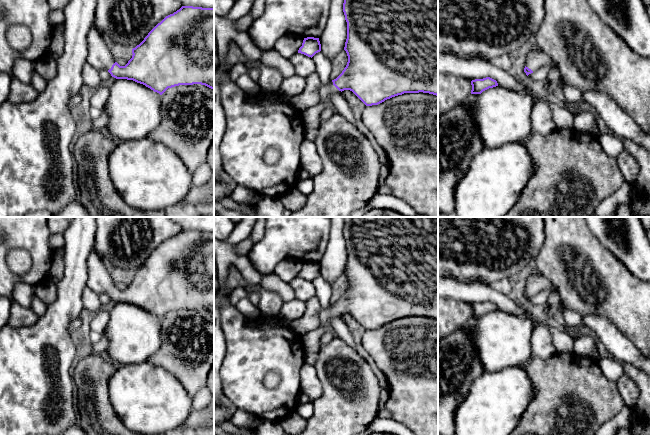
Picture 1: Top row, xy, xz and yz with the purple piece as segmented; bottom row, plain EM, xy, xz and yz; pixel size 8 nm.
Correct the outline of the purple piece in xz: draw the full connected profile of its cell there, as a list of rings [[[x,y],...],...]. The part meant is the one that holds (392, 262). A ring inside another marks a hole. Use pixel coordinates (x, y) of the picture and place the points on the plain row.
[[[344,217],[343,236],[347,246],[347,263],[344,274],[348,280],[348,286],[342,297],[329,308],[321,308],[318,317],[320,326],[325,332],[320,338],[320,347],[329,343],[333,338],[331,321],[338,315],[352,315],[366,330],[378,329],[387,323],[404,317],[429,317],[438,320],[438,217]]]

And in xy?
[[[182,230],[158,247],[144,264],[132,273],[132,278],[132,282],[128,287],[125,290],[120,290],[111,279],[103,260],[97,254],[95,248],[92,249],[87,259],[86,287],[89,287],[97,294],[106,294],[116,303],[133,304],[160,319],[168,312],[179,309],[201,308],[214,314],[214,231]]]

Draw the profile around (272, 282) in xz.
[[[262,274],[260,285],[281,296],[284,302],[295,298],[295,292],[289,283],[282,281],[276,274]]]

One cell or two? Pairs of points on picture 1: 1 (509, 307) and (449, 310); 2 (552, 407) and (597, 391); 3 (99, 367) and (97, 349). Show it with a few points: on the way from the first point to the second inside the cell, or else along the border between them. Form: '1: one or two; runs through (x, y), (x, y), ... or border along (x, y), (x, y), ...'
1: two; border along (448, 298), (462, 300), (471, 304)
2: one; runs through (563, 407), (574, 399), (586, 399)
3: two; border along (91, 354), (105, 357)

